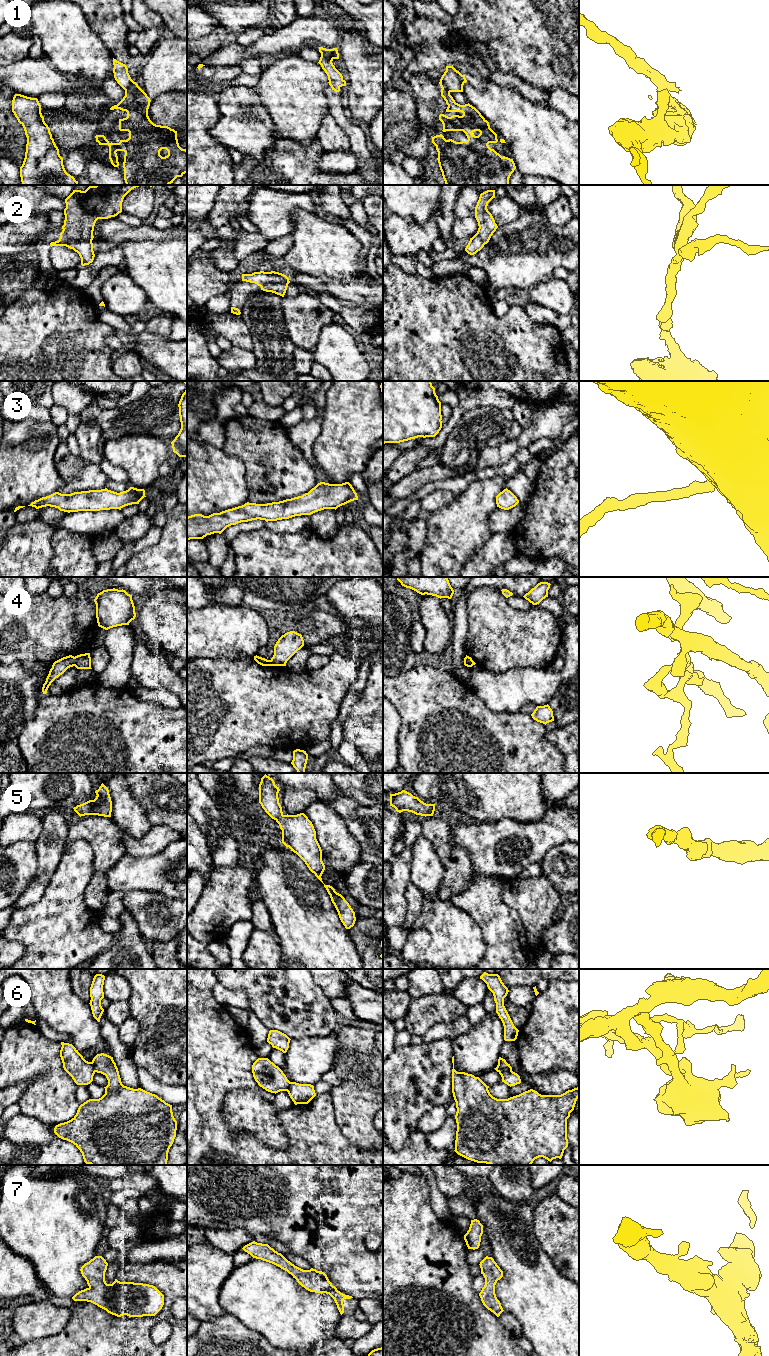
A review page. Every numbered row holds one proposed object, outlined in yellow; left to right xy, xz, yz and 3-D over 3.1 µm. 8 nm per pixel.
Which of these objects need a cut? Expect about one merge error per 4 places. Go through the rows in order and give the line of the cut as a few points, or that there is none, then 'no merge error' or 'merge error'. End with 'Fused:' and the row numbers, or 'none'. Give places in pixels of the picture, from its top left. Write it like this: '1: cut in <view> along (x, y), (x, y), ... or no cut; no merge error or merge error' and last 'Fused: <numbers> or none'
1: cut in xy along (137, 85), (125, 90); merge error
2: no cut; no merge error
3: no cut; no merge error
4: cut in xy along (75, 657), (74, 665); merge error
5: no cut; no merge error
6: cut in yz along (497, 1066), (501, 1071), (511, 1071); merge error
7: no cut; no merge error
Fused: 1, 4, 6

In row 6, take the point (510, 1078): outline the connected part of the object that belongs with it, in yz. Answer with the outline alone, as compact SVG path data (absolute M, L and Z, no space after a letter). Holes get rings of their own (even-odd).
M496 1067L495 1070L501 1075L502 1082L504 1082L505 1084L507 1084L510 1087L521 1083L520 1076L515 1072L513 1072L513 1071L501 1072L498 1069L498 1067Z

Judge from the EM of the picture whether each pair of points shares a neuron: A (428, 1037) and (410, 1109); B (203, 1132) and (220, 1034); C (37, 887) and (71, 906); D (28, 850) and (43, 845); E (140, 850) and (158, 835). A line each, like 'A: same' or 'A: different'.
A: different
B: same
C: different
D: different
E: same

